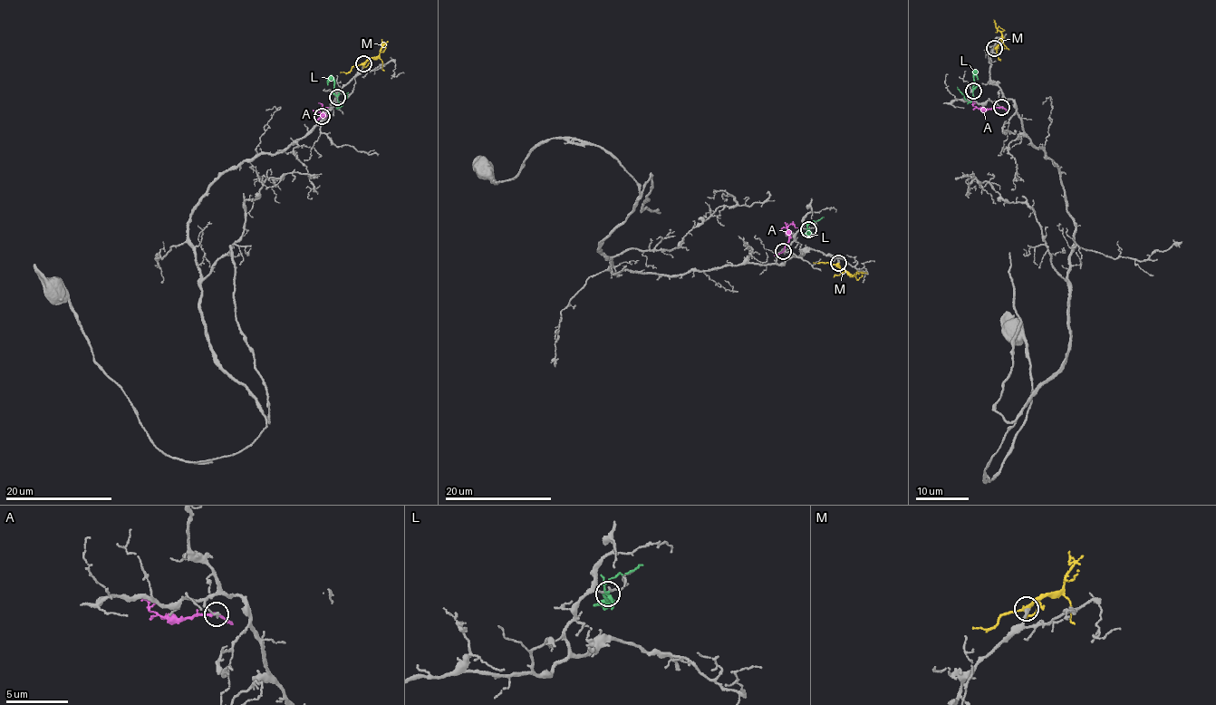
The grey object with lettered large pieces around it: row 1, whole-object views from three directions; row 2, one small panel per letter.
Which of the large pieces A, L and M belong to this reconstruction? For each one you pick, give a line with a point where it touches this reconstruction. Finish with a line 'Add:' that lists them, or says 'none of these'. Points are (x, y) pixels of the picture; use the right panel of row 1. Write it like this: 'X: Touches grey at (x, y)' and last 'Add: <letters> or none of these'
M: Touches grey at (994, 48)
Add: M

